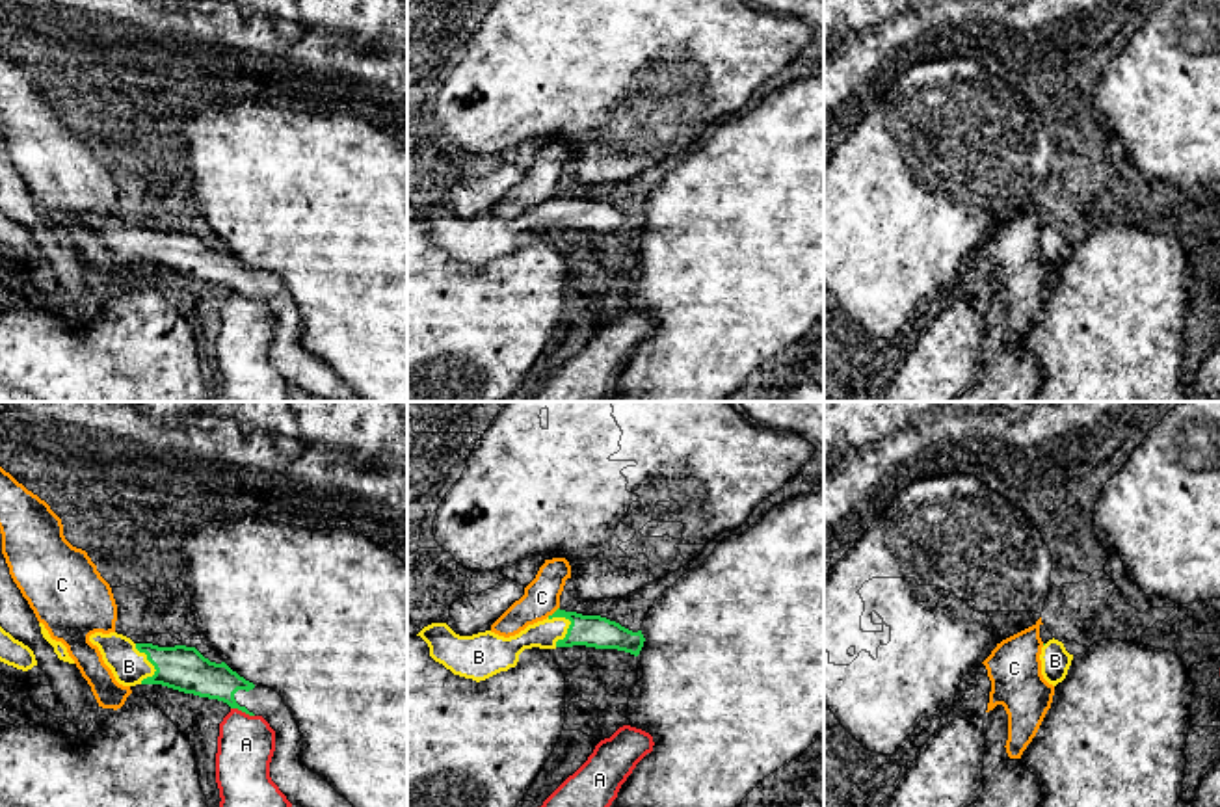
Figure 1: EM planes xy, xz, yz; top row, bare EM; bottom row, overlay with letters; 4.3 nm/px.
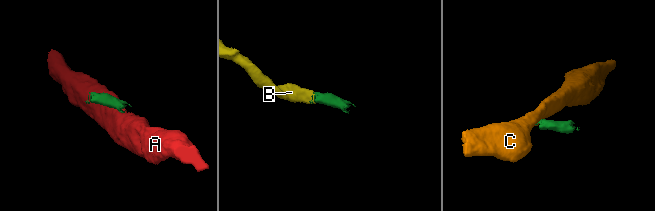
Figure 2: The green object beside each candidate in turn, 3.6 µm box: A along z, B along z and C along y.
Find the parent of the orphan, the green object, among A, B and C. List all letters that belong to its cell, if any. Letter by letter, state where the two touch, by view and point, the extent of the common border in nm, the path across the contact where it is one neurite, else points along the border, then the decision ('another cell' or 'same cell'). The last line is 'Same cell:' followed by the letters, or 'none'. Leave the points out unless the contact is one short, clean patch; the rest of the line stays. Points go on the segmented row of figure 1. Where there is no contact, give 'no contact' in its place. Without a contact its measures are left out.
A: meets green in xy at (242, 711); contact 110 nm long; border along xy (231, 707), (253, 716); another cell
B: meets green in xz at (568, 633); contact 140 nm long; runs through xz (592, 631), (568, 633), (543, 635); same cell
C: meets green in xz at (555, 612); contact 70 nm long; border along xz (558, 607), (547, 616); another cell
Same cell: B

